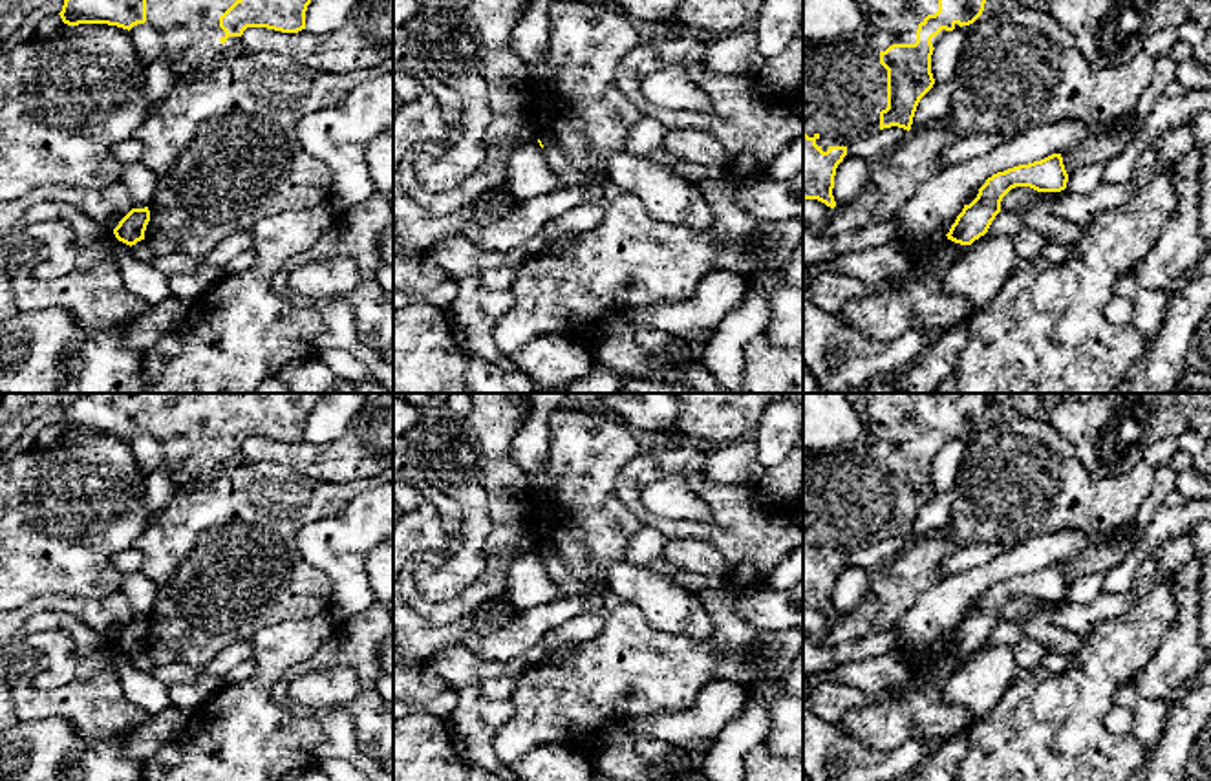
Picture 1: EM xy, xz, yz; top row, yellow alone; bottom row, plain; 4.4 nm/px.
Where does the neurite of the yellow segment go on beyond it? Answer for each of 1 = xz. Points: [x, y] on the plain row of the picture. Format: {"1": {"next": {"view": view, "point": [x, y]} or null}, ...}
{"1": {"next": null}}

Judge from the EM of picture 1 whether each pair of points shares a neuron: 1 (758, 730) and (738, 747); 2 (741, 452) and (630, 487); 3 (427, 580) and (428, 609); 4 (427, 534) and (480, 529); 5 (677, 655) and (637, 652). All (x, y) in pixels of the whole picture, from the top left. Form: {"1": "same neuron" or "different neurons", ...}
{"1": "same neuron", "2": "different neurons", "3": "different neurons", "4": "different neurons", "5": "same neuron"}

